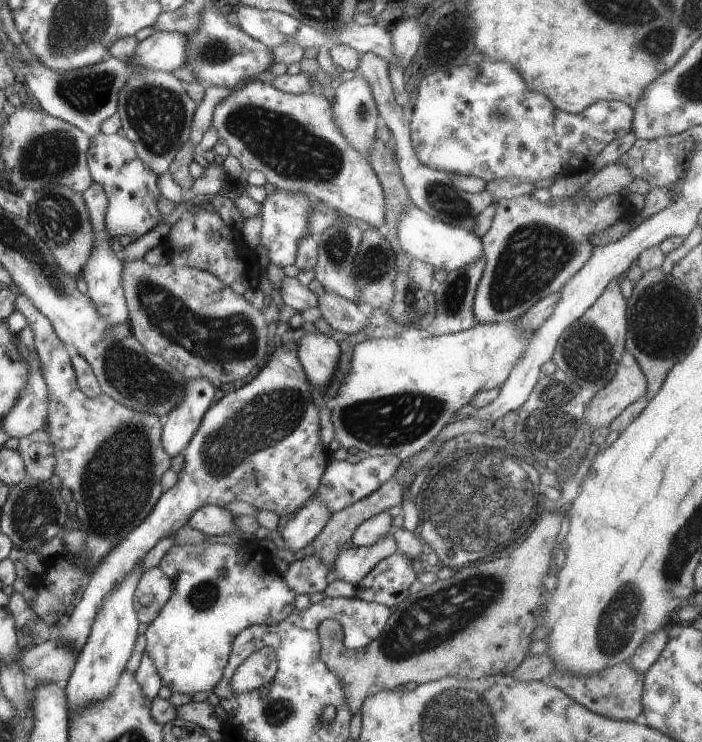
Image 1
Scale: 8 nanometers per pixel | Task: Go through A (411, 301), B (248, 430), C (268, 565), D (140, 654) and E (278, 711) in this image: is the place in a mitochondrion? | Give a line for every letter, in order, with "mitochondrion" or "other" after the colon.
A: mitochondrion
B: mitochondrion
C: other
D: other
E: mitochondrion

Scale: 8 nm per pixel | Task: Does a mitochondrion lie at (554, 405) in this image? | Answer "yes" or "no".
yes

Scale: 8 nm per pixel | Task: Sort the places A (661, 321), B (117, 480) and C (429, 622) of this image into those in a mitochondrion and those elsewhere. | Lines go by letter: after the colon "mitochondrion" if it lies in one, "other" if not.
A: mitochondrion
B: mitochondrion
C: mitochondrion

